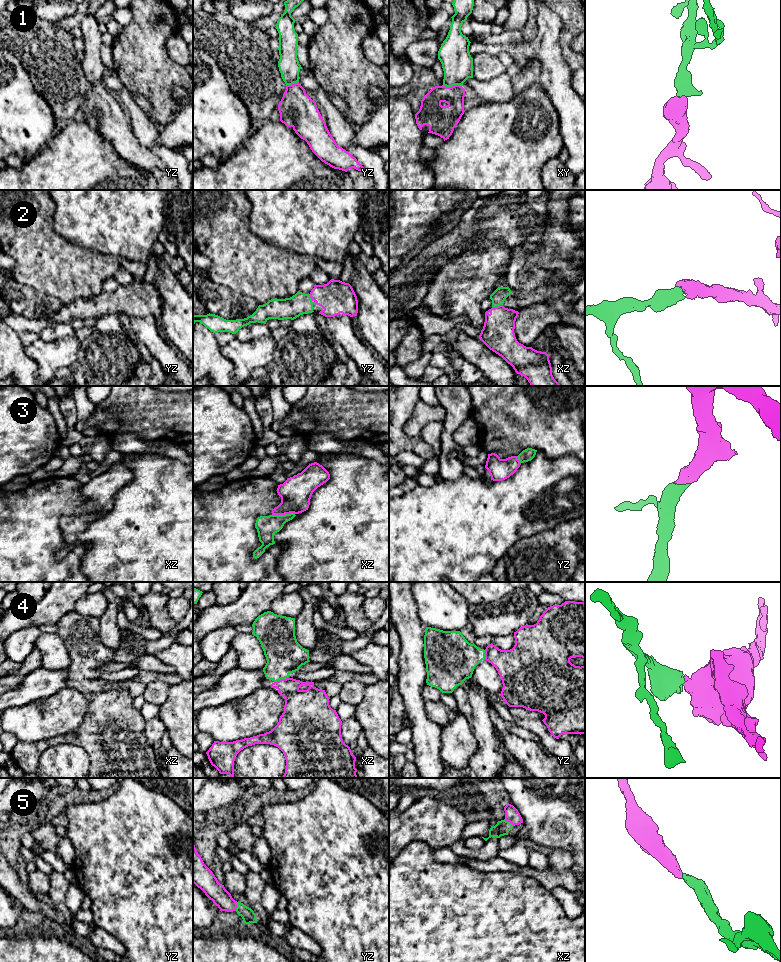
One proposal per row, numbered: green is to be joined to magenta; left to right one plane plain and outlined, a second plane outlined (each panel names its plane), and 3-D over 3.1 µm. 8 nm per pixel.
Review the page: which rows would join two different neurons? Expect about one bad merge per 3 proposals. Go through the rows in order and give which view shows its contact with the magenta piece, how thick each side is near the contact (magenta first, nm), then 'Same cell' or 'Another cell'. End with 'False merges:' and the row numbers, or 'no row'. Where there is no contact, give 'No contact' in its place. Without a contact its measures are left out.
1: Touches magenta in xy. Thickness 180 nm (magenta) against 260 nm. Same cell
2: Touches magenta in xz. Thickness 260 nm (magenta) against 120 nm. Same cell
3: Touches magenta in xz. Thickness 240 nm (magenta) against 170 nm. Same cell
4: Touches magenta in xz. Thickness 240 nm (magenta) against 300 nm. Same cell
5: Touches magenta in xz. Thickness 120 nm (magenta) against 120 nm. Same cell
False merges: no row

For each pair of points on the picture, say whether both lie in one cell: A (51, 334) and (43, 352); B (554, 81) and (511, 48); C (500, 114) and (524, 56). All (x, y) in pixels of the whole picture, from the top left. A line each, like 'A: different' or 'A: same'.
A: different
B: same
C: different

